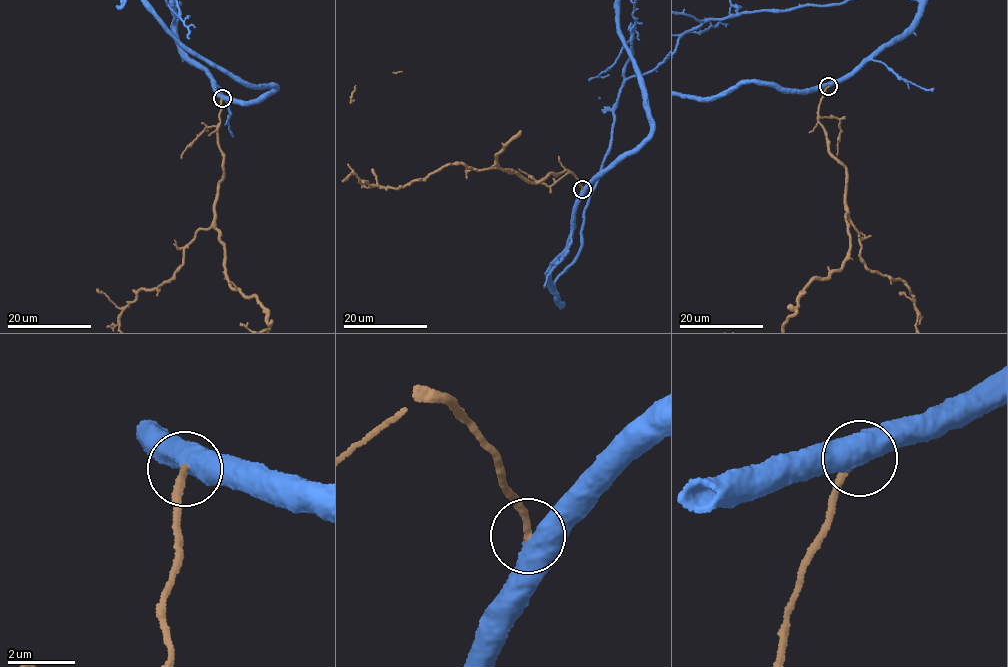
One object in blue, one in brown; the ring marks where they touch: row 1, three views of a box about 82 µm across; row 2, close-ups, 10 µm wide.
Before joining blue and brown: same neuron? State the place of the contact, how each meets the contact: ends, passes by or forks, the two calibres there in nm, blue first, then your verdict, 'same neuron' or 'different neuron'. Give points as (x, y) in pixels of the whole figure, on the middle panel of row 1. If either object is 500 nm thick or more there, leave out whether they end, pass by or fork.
(582, 189) | 550/220 nm | same neuron

